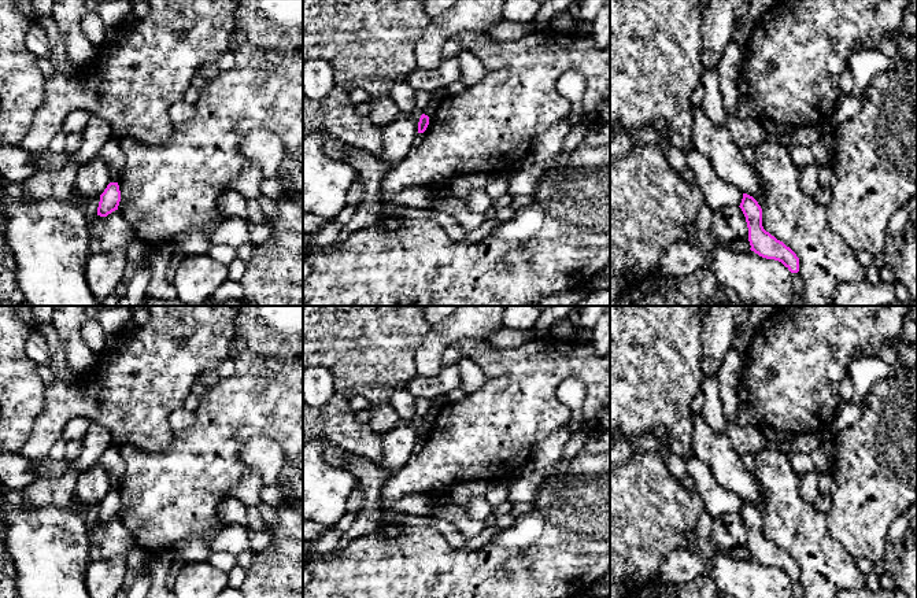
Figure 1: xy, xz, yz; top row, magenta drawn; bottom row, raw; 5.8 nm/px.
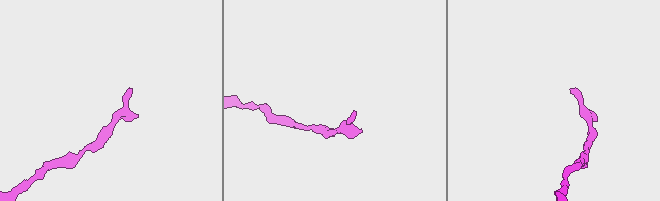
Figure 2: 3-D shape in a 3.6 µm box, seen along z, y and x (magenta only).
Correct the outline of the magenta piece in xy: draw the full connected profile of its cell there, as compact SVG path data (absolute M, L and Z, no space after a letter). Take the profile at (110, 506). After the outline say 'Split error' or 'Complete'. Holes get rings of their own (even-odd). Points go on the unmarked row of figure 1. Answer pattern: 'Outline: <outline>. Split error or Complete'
Outline: M110 490L104 499L100 502L97 523L107 524L118 517L121 509L121 498L118 490Z. Complete

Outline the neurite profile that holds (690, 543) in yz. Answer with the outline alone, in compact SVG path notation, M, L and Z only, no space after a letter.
M696 531L685 532L684 534L684 543L683 543L684 550L691 551L691 553L698 553L699 546L698 546L698 535Z

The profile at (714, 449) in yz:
M702 413L692 416L691 454L710 468L722 488L753 503L762 513L765 494L759 480L744 466L728 436L713 431Z

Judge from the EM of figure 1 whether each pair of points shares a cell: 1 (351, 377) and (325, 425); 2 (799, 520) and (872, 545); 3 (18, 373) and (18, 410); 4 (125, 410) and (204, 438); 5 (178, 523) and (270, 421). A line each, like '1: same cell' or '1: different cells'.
1: different cells
2: different cells
3: same cell
4: different cells
5: same cell

